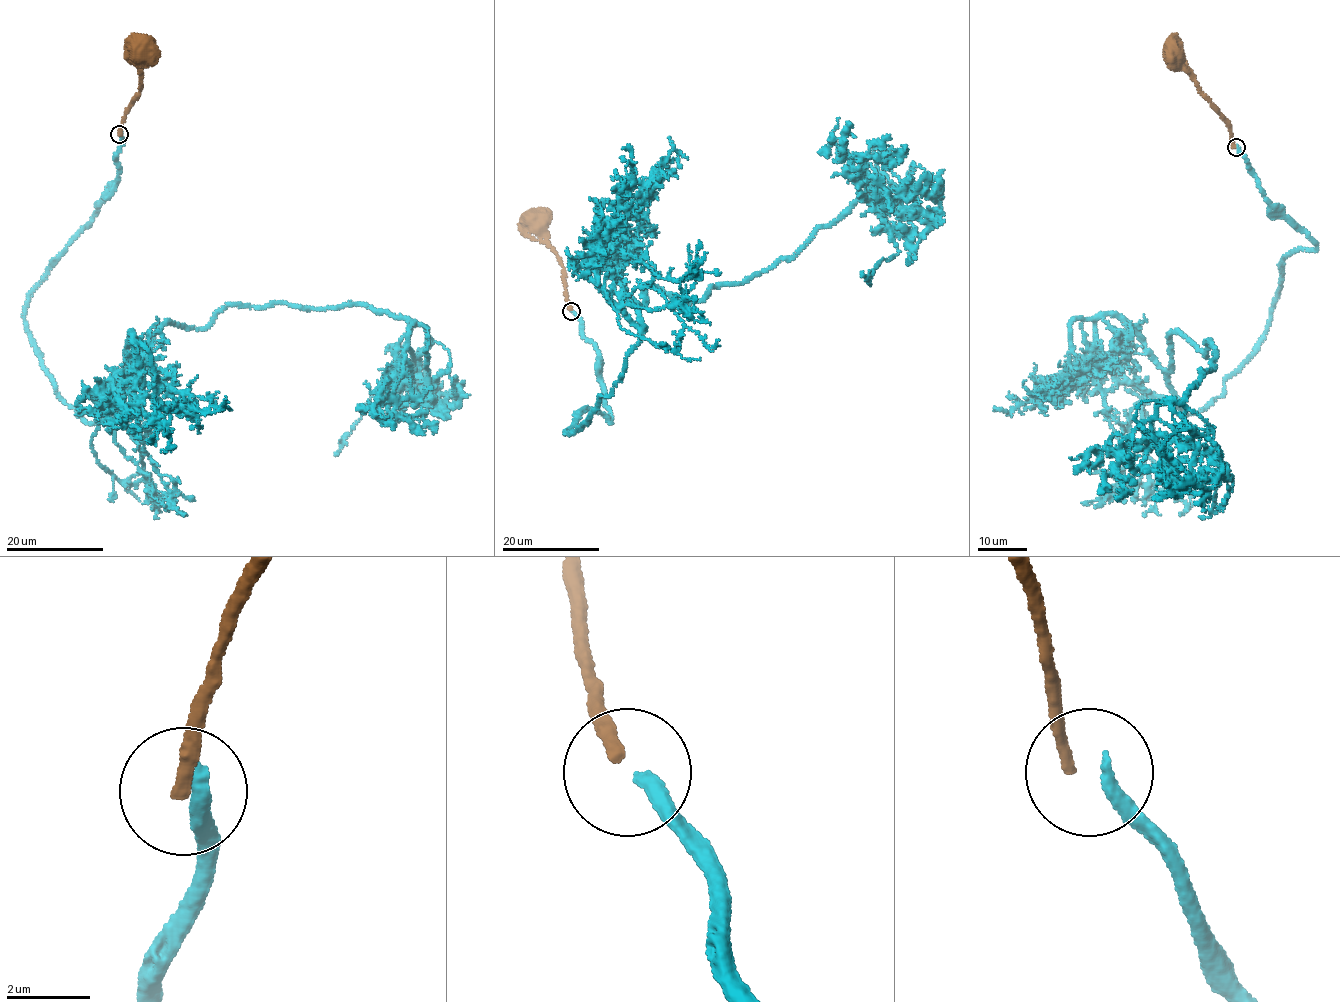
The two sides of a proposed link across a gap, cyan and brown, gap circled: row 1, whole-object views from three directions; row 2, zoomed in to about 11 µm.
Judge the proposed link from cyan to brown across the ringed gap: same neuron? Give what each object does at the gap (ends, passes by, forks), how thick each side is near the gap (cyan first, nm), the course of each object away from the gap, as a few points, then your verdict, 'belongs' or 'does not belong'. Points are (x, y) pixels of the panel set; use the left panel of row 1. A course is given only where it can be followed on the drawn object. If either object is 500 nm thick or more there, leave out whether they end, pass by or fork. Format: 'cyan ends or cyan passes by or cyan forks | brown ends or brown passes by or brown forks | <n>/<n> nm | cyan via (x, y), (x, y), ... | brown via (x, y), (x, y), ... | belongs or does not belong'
cyan ends | brown ends | 400/280 nm | cyan via (120, 134), (25, 315), (56, 394), (101, 419), (164, 324), (228, 305), (400, 315), (399, 372), (337, 453) | brown via (119, 135), (124, 113), (141, 84), (142, 50) | does not belong

